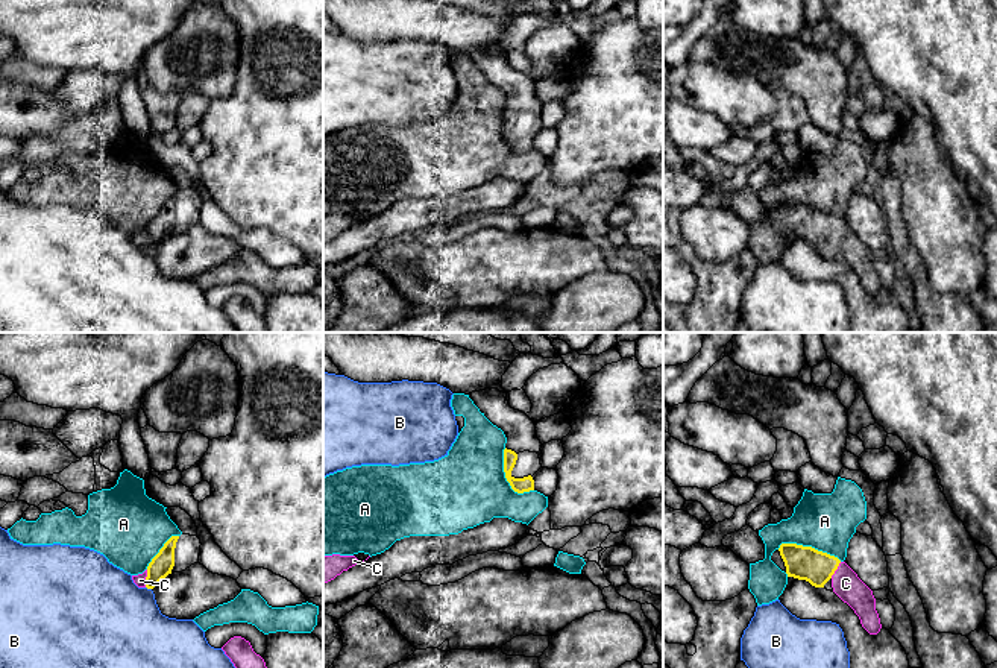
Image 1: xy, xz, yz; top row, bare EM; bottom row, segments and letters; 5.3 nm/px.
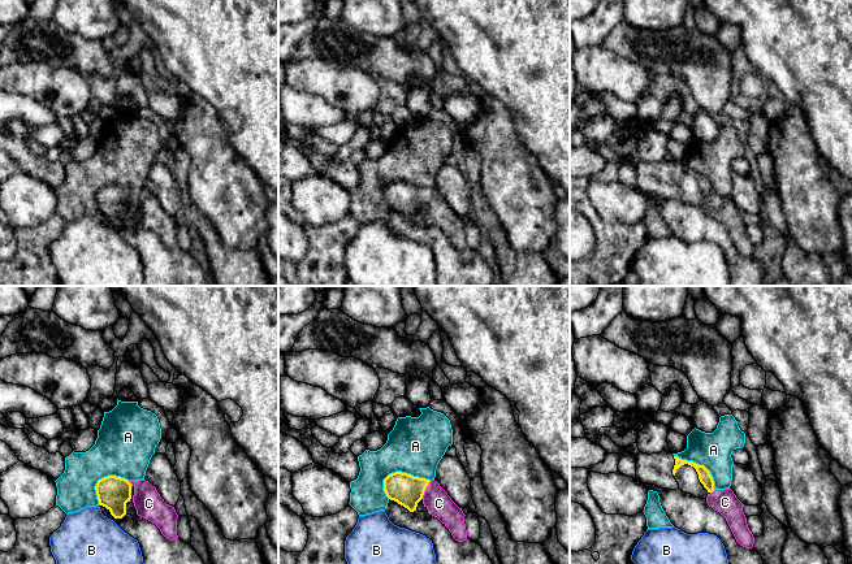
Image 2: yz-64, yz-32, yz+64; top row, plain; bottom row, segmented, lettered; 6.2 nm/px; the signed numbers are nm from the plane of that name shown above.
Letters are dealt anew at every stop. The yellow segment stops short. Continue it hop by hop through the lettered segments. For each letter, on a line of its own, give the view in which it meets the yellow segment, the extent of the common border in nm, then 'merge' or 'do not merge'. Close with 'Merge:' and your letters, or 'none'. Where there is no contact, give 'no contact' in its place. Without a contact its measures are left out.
A: yz | 360 nm | do not merge
B: xy | 40 nm | do not merge
C: xy | 100 nm | merge
Merge: C

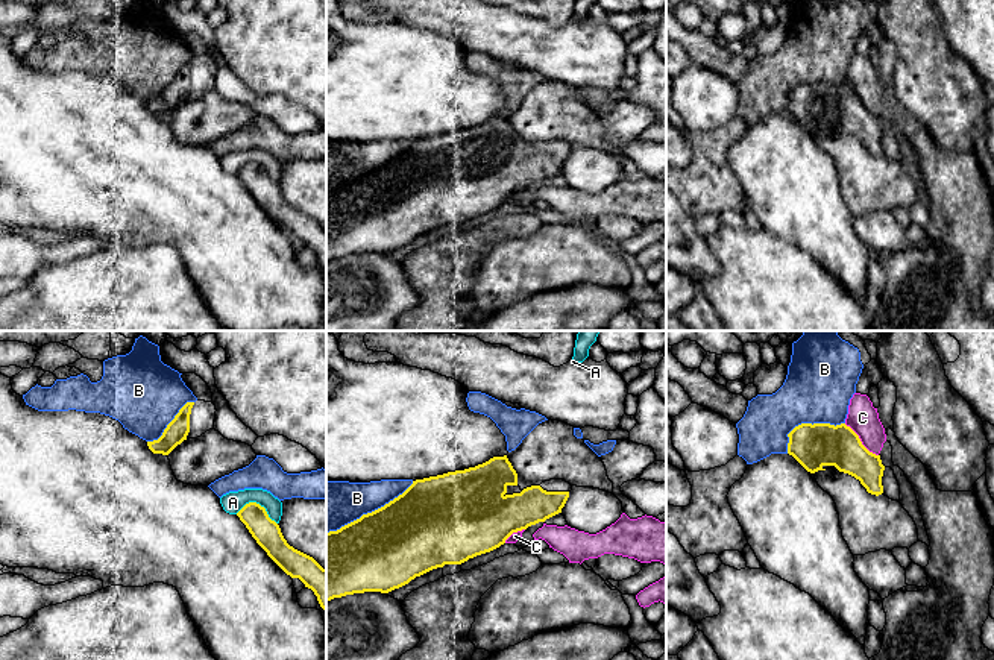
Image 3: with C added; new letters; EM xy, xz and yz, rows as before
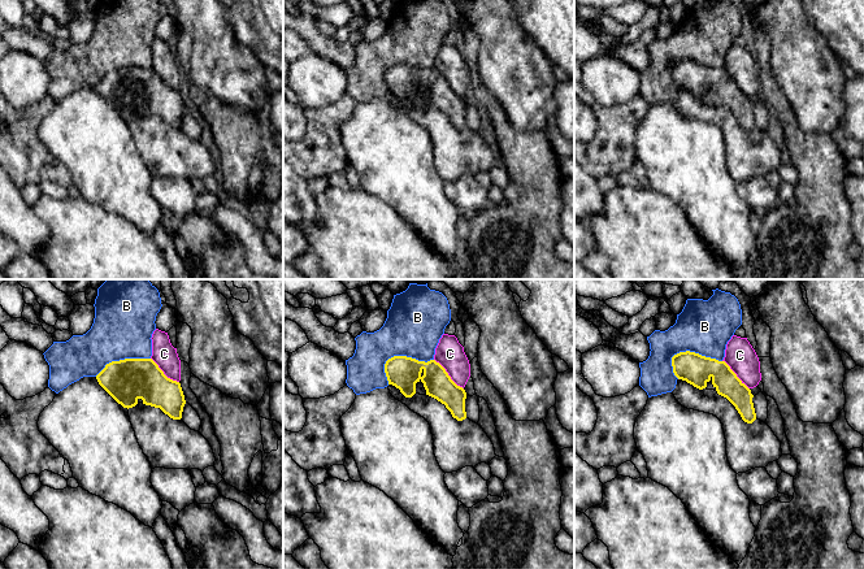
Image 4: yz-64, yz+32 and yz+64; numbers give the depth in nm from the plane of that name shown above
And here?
A: xy | 240 nm | do not merge
B: xz | 550 nm | do not merge
C: yz | 260 nm | do not merge
Merge: none

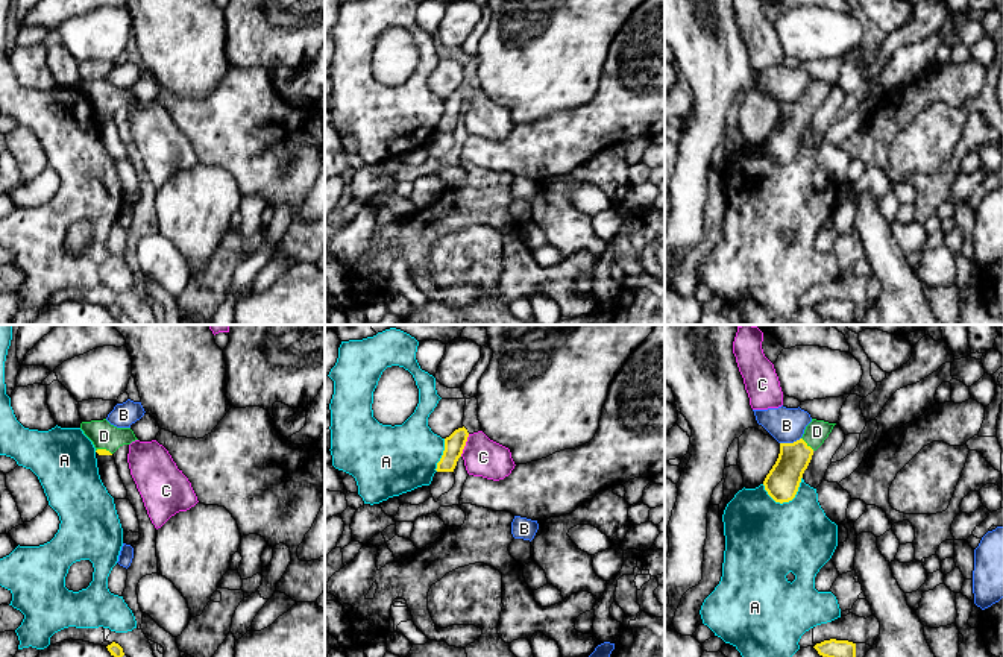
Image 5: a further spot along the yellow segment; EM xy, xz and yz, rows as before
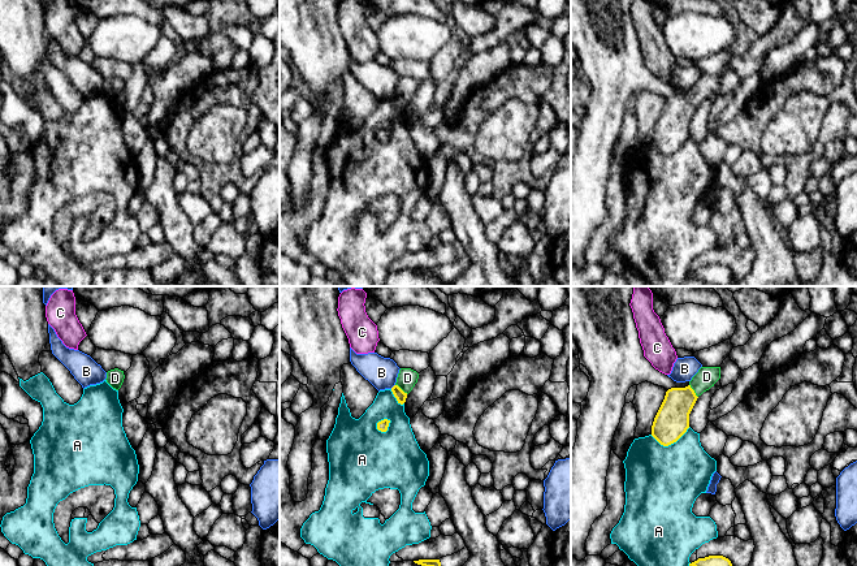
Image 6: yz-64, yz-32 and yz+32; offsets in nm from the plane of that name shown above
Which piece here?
A: yz | 220 nm | do not merge
B: yz | 120 nm | do not merge
C: xz | 130 nm | do not merge
D: yz | 100 nm | merge
Merge: D

